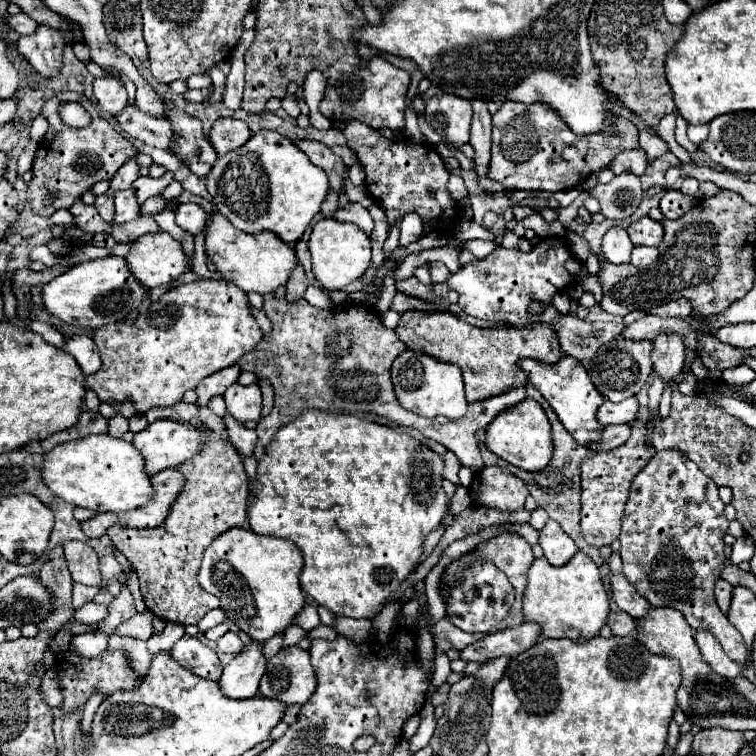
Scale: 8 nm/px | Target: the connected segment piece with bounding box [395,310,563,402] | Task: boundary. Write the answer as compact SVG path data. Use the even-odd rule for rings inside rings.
M409 310L401 314L395 334L413 352L425 352L441 362L457 364L463 372L467 402L477 402L507 392L509 388L525 386L527 376L517 366L521 358L535 358L553 364L563 356L551 326L541 326L541 322L533 322L533 326L477 328L449 312Z

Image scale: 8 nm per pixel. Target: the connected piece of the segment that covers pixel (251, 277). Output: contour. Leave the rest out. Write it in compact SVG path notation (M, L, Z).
M213 212L211 224L207 226L205 232L205 252L209 260L217 266L217 270L235 286L239 286L243 292L259 292L259 294L269 294L275 292L281 284L287 284L295 264L297 256L295 250L279 240L273 232L257 232L257 234L247 234L237 230L223 214Z

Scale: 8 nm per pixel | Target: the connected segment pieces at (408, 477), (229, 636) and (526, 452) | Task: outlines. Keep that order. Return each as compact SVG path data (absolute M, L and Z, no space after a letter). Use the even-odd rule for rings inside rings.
M305 410L281 426L257 462L253 484L255 500L249 504L249 525L257 534L283 536L301 548L305 564L299 574L299 584L319 606L329 608L335 616L373 618L407 574L415 570L423 550L423 538L443 520L449 498L441 484L443 458L421 440L351 414ZM413 466L425 466L427 470L429 498L425 498L425 502L413 492Z
M227 632L223 638L217 640L217 648L221 652L231 652L231 654L239 654L243 650L243 642L235 632Z
M525 398L517 406L509 406L509 410L497 414L497 418L493 418L493 422L487 426L485 446L493 454L497 454L499 458L511 462L521 470L529 472L543 470L553 456L553 442L551 442L551 424L539 402Z

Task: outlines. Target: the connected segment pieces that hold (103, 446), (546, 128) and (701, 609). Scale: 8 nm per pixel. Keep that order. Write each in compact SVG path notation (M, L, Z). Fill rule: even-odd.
M85 436L63 442L43 456L41 478L61 500L95 512L127 512L151 498L151 482L143 470L141 452L133 444L105 436Z
M505 102L493 116L493 148L489 178L503 184L507 190L571 190L583 184L593 172L603 170L611 160L625 150L639 148L639 130L629 118L615 120L619 136L591 134L577 136L557 118L557 114L545 104L515 104Z
M663 450L663 452L657 452L657 454L649 460L649 464L635 476L635 480L633 480L633 484L631 484L631 494L629 494L629 500L627 500L627 506L625 506L625 514L623 514L623 522L621 522L621 536L619 536L621 550L619 550L619 554L621 554L621 558L623 558L623 574L625 574L627 580L637 588L637 592L639 592L643 598L649 600L651 606L671 606L671 608L679 610L679 612L687 618L687 622L689 622L689 626L691 626L693 630L709 630L709 632L713 632L713 634L719 638L719 642L721 642L725 654L727 654L733 662L741 664L743 670L745 670L747 646L745 646L741 634L735 630L735 626L733 626L733 624L727 620L727 616L719 610L719 606L717 606L717 602L715 602L715 594L713 594L715 580L719 580L719 574L721 574L721 568L723 568L723 562L725 562L723 536L727 534L729 520L723 516L723 508L725 508L725 504L721 502L721 498L719 498L719 494L717 494L715 482L713 482L711 478L707 478L689 458L685 458L685 454L681 454L679 450Z

